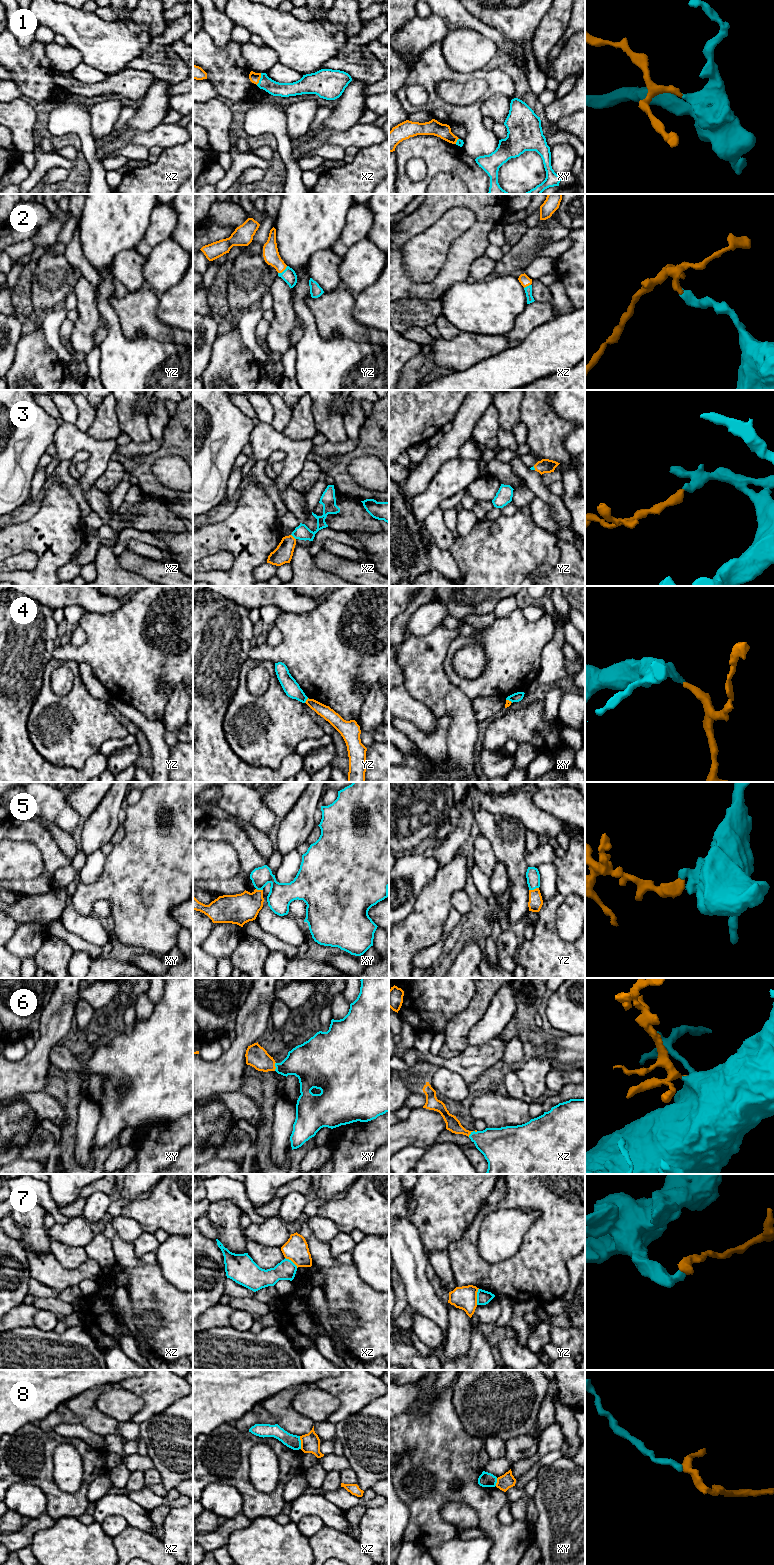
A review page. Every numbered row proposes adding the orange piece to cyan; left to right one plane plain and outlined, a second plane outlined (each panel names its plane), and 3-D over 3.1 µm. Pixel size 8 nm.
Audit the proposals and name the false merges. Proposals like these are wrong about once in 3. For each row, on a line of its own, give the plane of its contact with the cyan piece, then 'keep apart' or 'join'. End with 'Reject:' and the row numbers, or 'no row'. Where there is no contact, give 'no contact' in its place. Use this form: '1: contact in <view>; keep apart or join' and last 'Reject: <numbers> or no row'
1: contact in xz; join
2: contact in yz; join
3: contact in xz; join
4: contact in yz; keep apart
5: contact in yz; join
6: contact in xz; join
7: contact in yz; keep apart
8: contact in xz; keep apart
Reject: 4, 7, 8

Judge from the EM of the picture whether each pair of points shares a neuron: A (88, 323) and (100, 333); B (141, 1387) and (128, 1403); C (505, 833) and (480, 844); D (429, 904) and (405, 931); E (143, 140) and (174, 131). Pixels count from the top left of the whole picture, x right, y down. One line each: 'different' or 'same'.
A: different
B: different
C: different
D: same
E: same

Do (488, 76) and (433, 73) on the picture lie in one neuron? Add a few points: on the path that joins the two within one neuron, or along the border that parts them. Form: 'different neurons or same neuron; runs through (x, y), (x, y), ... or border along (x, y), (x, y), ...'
same neuron; runs through (474, 76), (447, 74)

